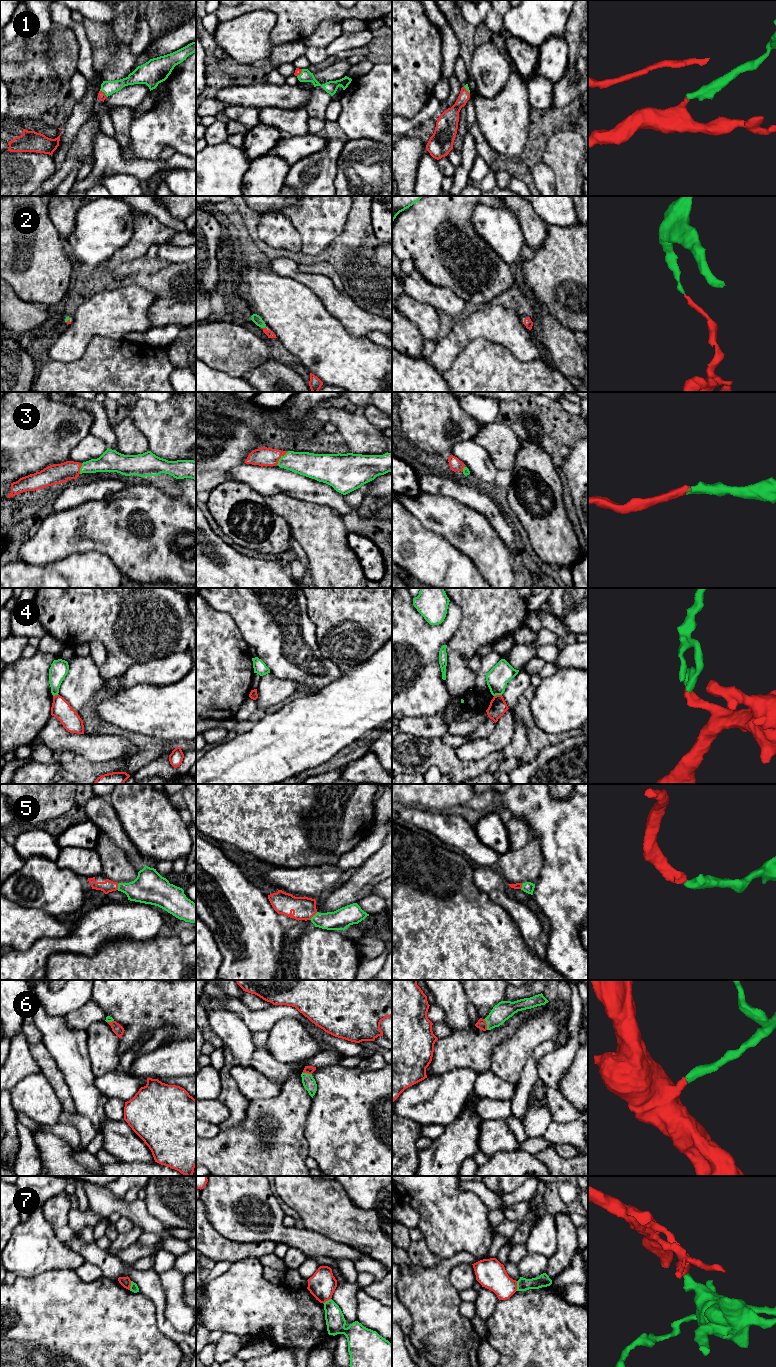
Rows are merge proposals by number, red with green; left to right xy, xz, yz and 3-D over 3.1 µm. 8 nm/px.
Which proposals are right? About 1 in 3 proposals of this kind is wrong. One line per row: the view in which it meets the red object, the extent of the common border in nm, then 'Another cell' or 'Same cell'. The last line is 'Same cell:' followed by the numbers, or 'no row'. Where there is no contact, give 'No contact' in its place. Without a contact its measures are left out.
1: Touches red in xy. Shared border 80 nm. Same cell
2: Touches red in xz. Shared border 30 nm. Same cell
3: Touches red in xz. Shared border 140 nm. Same cell
4: Touches red in yz. Shared border 70 nm. Another cell
5: Touches red in xz. Shared border 90 nm. Same cell
6: Touches red in yz. Shared border 90 nm. Same cell
7: Touches red in yz. Shared border 80 nm. Another cell
Same cell: 1, 2, 3, 5, 6

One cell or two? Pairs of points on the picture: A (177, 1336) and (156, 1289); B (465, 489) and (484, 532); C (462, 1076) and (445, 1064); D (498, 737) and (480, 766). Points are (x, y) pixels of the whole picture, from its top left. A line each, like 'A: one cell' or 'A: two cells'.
A: one cell
B: two cells
C: two cells
D: two cells

